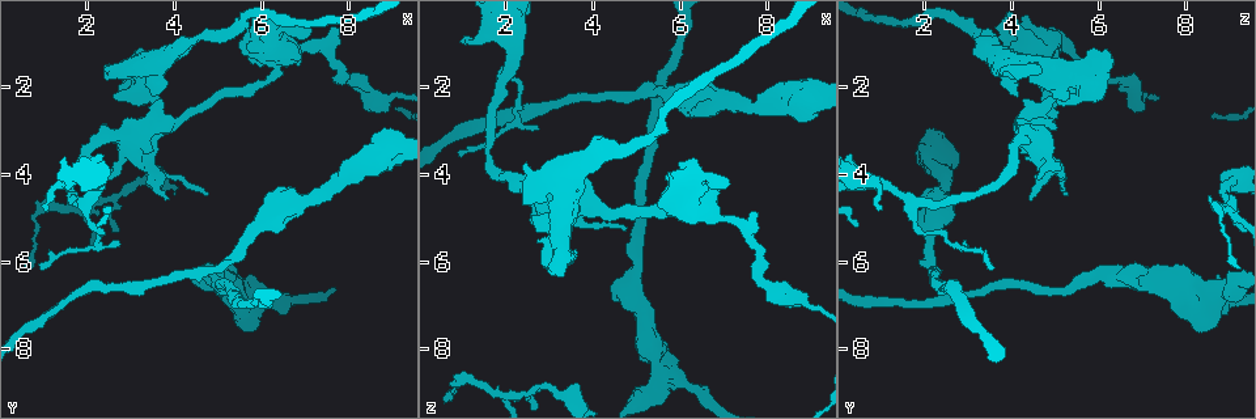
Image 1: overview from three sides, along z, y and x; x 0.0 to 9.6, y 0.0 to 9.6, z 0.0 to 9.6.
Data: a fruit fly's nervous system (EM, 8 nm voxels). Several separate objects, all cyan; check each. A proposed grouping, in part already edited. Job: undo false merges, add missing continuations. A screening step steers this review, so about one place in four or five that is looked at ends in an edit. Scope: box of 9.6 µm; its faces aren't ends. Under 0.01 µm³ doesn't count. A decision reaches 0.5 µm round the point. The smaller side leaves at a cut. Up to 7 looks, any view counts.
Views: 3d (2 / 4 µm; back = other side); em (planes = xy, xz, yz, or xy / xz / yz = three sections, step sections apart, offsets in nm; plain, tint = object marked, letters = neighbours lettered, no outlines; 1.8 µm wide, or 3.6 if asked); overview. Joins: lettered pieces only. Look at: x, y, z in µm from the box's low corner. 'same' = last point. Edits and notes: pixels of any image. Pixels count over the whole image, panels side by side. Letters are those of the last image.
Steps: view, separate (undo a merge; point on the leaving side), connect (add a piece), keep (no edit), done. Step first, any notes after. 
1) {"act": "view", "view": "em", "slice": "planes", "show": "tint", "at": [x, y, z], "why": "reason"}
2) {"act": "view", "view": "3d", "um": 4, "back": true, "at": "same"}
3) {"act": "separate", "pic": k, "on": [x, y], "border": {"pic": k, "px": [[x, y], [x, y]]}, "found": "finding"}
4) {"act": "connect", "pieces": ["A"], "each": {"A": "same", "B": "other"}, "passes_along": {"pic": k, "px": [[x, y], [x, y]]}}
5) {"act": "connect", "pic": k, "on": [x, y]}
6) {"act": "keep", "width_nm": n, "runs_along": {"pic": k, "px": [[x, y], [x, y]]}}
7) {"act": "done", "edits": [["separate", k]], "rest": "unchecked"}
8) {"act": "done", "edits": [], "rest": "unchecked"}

{"act": "view", "view": "3d", "um": 4, "at": [5.35, 6.75, 8.10], "why": "four-way junction"}

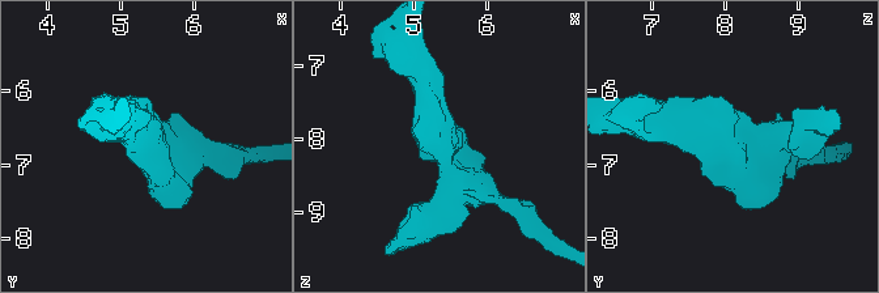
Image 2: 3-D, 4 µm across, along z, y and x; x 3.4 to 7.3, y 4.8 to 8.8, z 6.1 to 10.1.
{"act": "view", "view": "em", "slice": "planes", "show": "plain", "at": [5.40, 6.80, 8.10], "arms": 4, "why": "now the EM"}

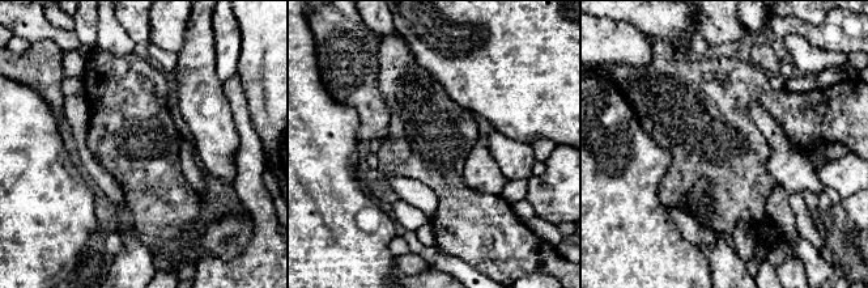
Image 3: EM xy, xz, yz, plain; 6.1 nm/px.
{"act": "view", "view": "em", "slice": "planes", "show": "letters", "at": "same"}

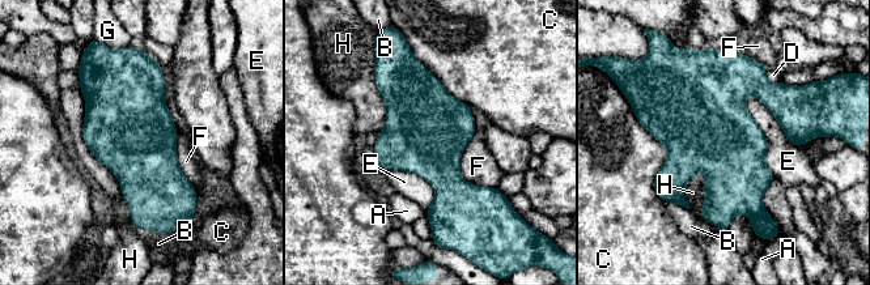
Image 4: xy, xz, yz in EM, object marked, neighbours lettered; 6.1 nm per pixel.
{"act": "keep", "width_nm": 500, "each": {"A": "other", "B": "other", "C": "other", "D": "other", "E": "other", "F": "other", "G": "other", "H": "other"}, "border": {"pic": 4, "px": [[699, 170], [707, 220]]}, "found": "one neuron here"}

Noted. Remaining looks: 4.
{"act": "view", "view": "em", "um": 3.6, "slice": "planes", "show": "plain", "at": [1.00, 4.85, 8.75], "why": "abrupt turn"}

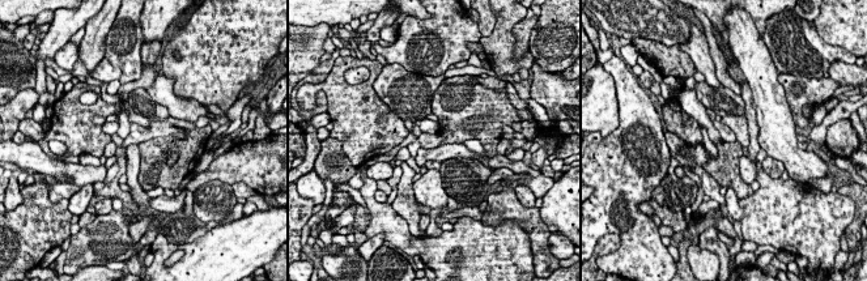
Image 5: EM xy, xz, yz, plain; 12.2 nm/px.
{"act": "view", "view": "em", "um": 3.6, "slice": "planes", "show": "tint", "at": "same", "why": "with the object marked"}

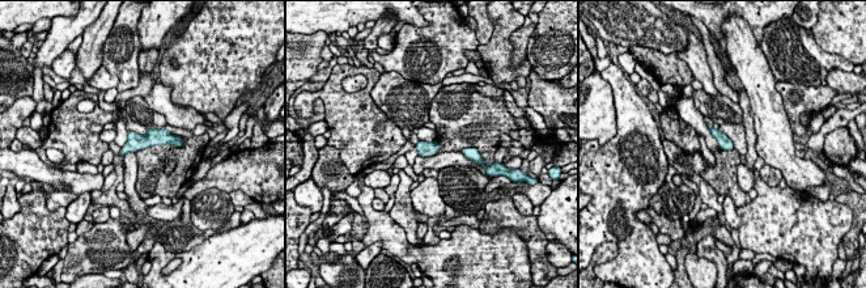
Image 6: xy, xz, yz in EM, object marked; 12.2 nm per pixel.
{"act": "view", "view": "em", "um": 3.6, "slice": "planes", "show": "letters", "at": "same", "why": "see the neighbours"}

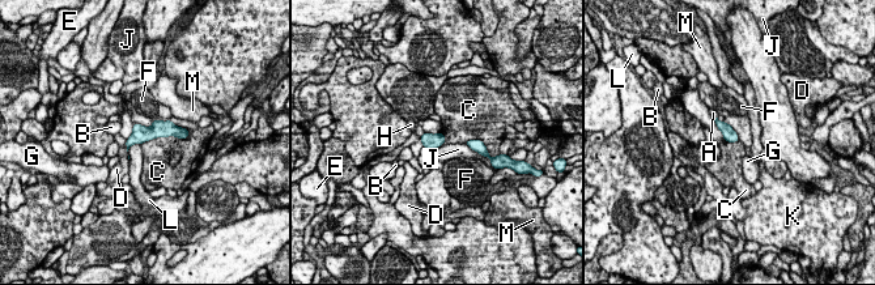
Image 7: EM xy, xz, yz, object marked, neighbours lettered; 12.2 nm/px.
{"act": "connect", "pieces": ["A"], "each": {"A": "same", "B": "other", "C": "other", "D": "other", "E": "other", "F": "other", "G": "other", "H": "other", "J": "other", "K": "other", "L": "other", "M": "other"}, "passes_along": {"pic": 7, "px": [[729, 134], [716, 118], [713, 113]]}, "found": "the neuron continues"}

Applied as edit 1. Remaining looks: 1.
{"act": "done", "edits": [["connect", 7]], "rest": "unchecked"}

